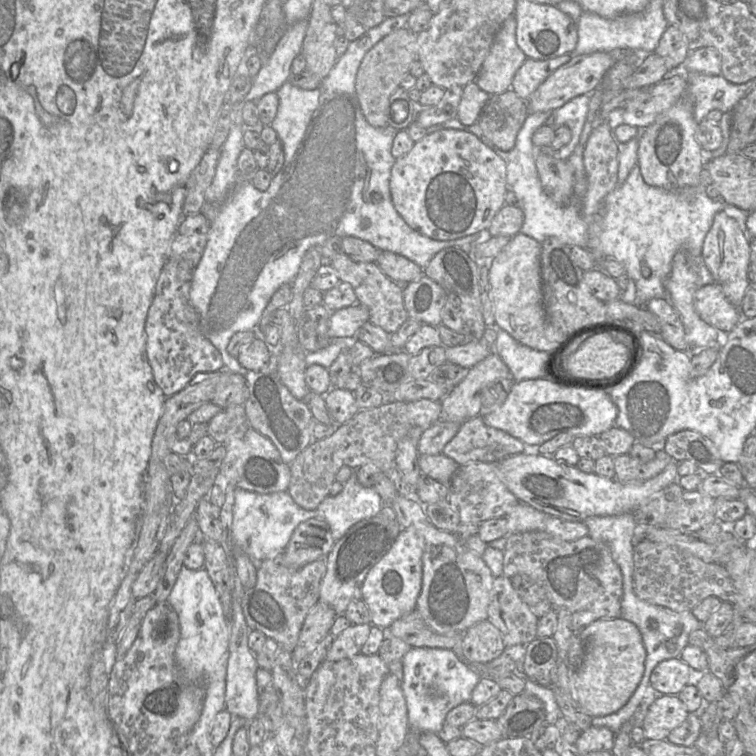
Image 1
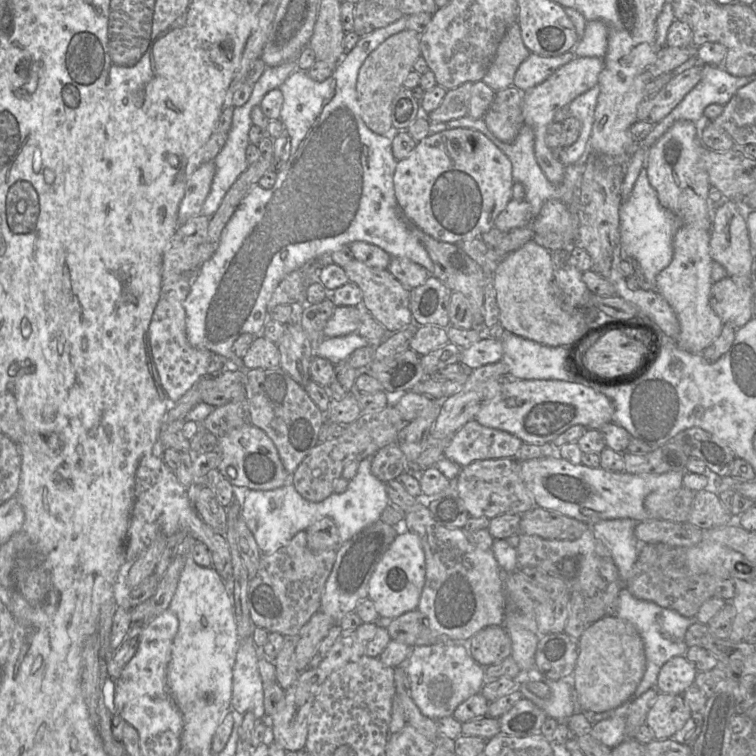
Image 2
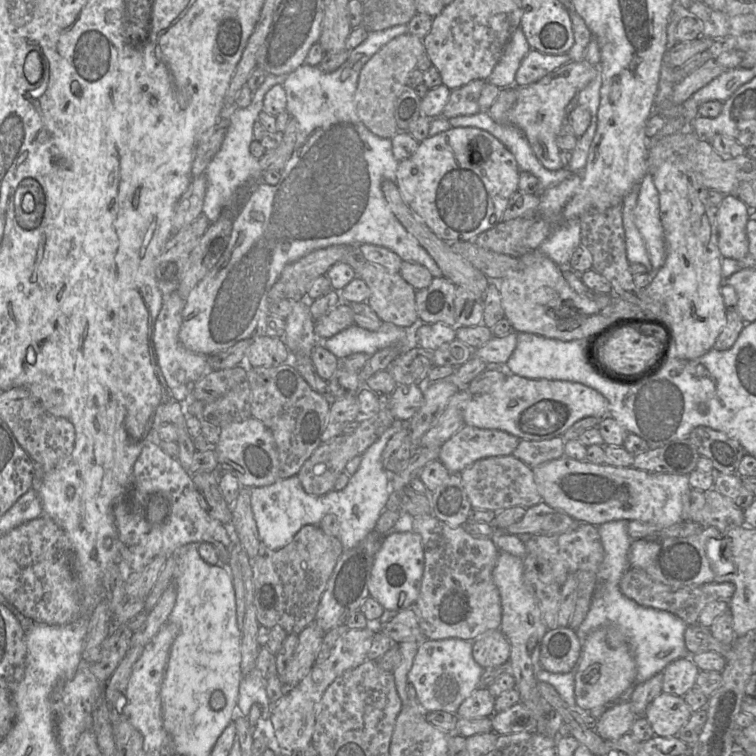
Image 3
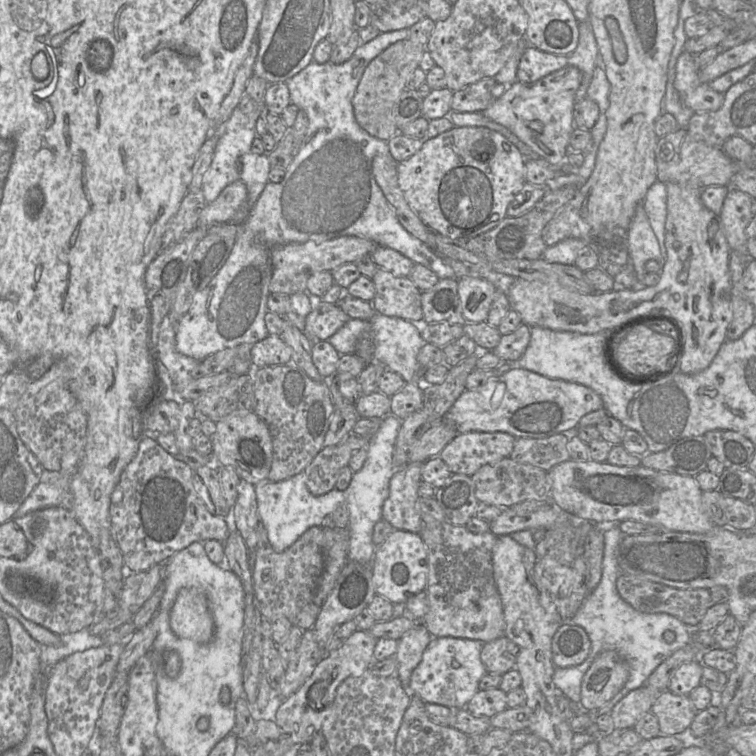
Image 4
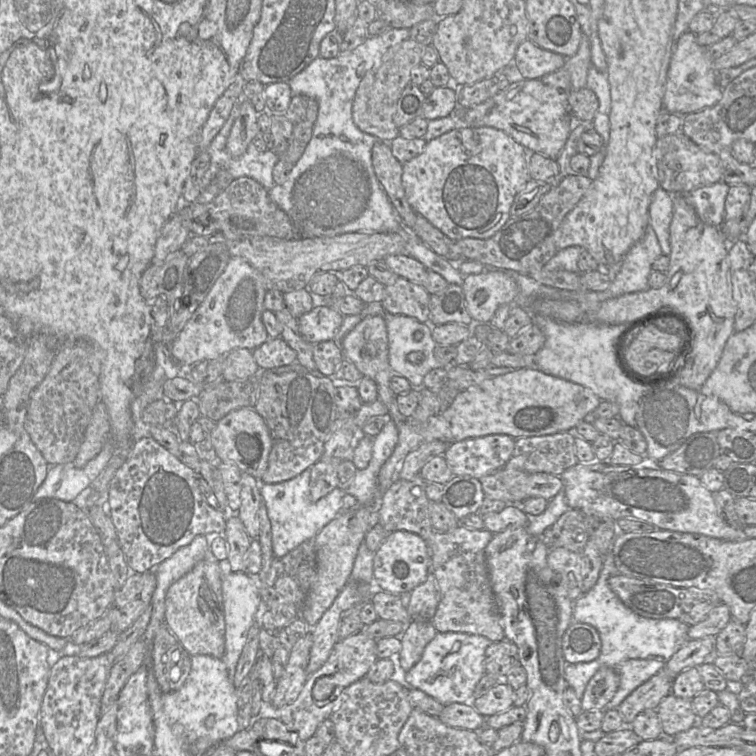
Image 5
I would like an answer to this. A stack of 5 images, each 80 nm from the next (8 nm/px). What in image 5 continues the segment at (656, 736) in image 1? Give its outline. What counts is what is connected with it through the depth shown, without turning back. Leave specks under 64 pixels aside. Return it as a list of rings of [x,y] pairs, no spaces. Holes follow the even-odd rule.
[[[669,694],[656,708],[663,730],[663,736],[672,738],[698,723],[692,701]]]

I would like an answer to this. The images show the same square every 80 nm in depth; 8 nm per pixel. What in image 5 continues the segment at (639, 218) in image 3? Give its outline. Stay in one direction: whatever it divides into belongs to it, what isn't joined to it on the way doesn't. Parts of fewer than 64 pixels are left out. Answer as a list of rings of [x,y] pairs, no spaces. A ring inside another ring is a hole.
[[[658,187],[653,193],[649,209],[649,225],[653,228],[662,254],[669,255],[669,226],[673,216],[673,196],[671,193]]]

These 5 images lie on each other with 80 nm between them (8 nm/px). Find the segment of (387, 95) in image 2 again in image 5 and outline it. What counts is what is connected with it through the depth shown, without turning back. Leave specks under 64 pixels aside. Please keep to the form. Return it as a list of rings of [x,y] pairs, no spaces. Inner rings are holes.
[[[408,38],[390,47],[366,72],[356,90],[352,106],[353,121],[362,132],[384,142],[390,142],[399,135],[399,128],[395,125],[393,116],[403,90],[411,81],[412,70],[421,64],[425,49],[426,46]]]

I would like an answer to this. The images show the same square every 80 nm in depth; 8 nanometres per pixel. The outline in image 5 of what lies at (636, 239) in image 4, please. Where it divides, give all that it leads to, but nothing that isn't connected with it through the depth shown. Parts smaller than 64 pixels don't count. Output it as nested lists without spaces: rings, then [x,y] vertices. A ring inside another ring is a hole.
[[[648,225],[643,236],[628,250],[620,270],[612,280],[612,287],[620,287],[620,292],[644,291],[649,287],[648,277],[651,265],[662,255],[658,238]]]

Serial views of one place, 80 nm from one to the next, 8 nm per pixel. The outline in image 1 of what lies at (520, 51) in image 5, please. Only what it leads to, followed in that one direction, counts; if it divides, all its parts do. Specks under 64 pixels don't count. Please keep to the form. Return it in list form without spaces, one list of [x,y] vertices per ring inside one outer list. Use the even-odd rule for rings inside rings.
[[[573,52],[563,54],[548,60],[528,58],[516,72],[511,88],[523,100],[529,96],[549,77],[556,69],[567,63],[573,57]]]

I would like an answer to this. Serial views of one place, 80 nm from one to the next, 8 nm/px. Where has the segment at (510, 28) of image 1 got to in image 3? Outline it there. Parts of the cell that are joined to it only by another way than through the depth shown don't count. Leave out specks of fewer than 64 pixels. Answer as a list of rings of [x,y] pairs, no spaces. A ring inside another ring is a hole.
[[[517,28],[507,43],[500,60],[488,77],[487,82],[500,89],[513,86],[517,70],[530,50],[531,47],[522,28]]]

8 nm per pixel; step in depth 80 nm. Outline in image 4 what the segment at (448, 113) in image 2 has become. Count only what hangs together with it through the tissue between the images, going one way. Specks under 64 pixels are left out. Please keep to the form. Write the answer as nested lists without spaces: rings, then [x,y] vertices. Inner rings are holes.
[[[484,78],[470,86],[454,92],[451,101],[453,112],[483,112],[492,103],[494,78]]]

